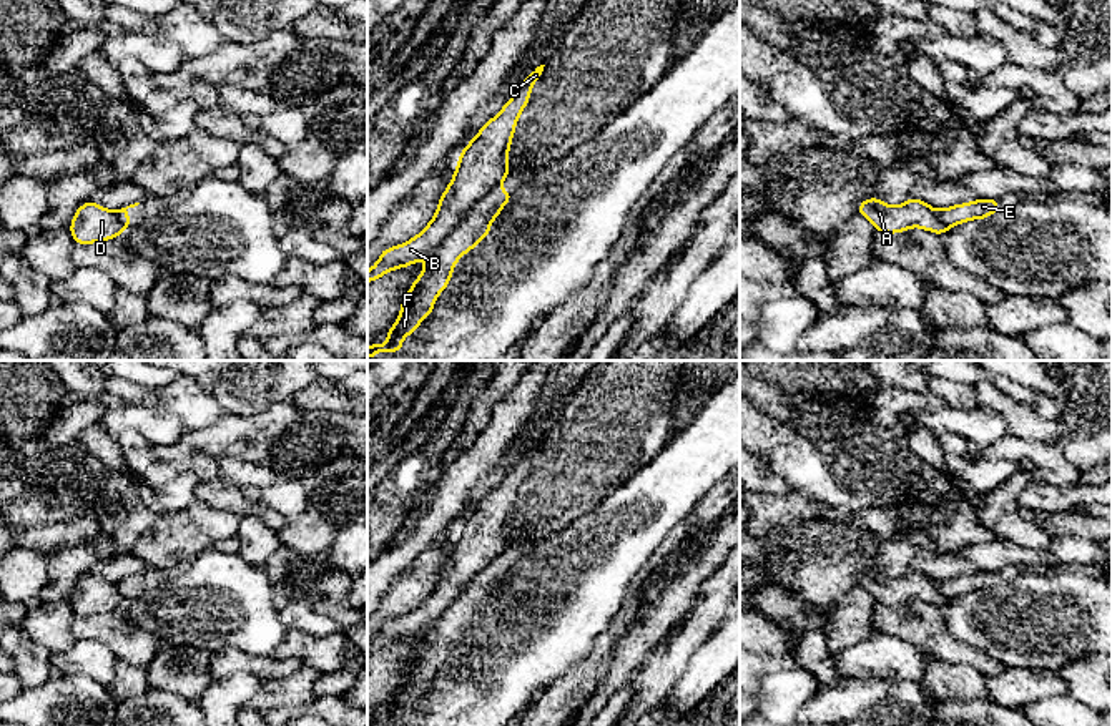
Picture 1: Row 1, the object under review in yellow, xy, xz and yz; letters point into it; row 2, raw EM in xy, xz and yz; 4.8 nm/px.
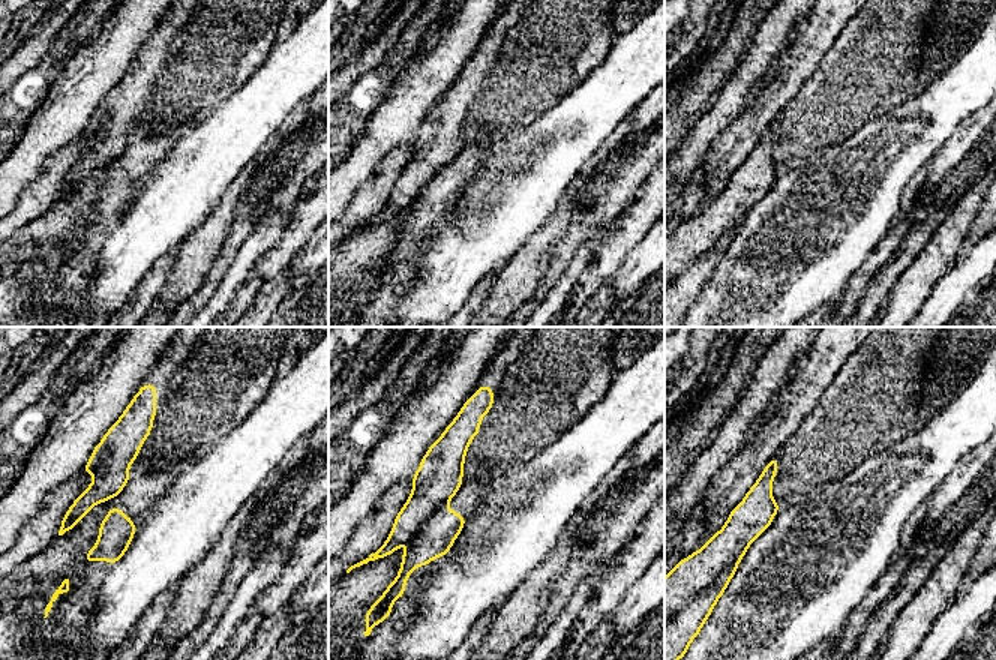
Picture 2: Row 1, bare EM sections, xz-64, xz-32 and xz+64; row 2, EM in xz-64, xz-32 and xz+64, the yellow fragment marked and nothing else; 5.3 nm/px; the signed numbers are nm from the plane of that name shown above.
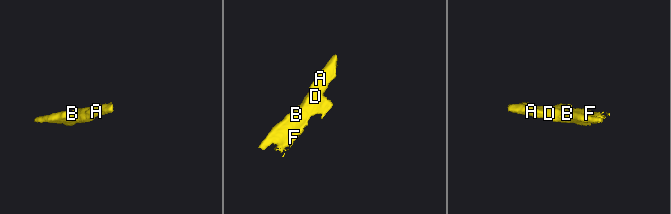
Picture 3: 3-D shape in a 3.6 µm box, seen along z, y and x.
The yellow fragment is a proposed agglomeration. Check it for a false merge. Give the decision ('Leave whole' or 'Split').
Split

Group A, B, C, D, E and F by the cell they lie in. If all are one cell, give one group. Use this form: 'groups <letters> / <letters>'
groups A B C D / E F

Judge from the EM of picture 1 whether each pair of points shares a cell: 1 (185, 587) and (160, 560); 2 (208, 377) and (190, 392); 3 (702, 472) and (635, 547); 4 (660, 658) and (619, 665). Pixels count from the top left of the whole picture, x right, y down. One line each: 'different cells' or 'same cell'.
1: different cells
2: different cells
3: same cell
4: different cells

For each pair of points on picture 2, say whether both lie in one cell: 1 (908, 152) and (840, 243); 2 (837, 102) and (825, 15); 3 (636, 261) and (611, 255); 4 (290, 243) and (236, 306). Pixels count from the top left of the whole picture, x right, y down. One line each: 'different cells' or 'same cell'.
1: same cell
2: different cells
3: different cells
4: same cell

